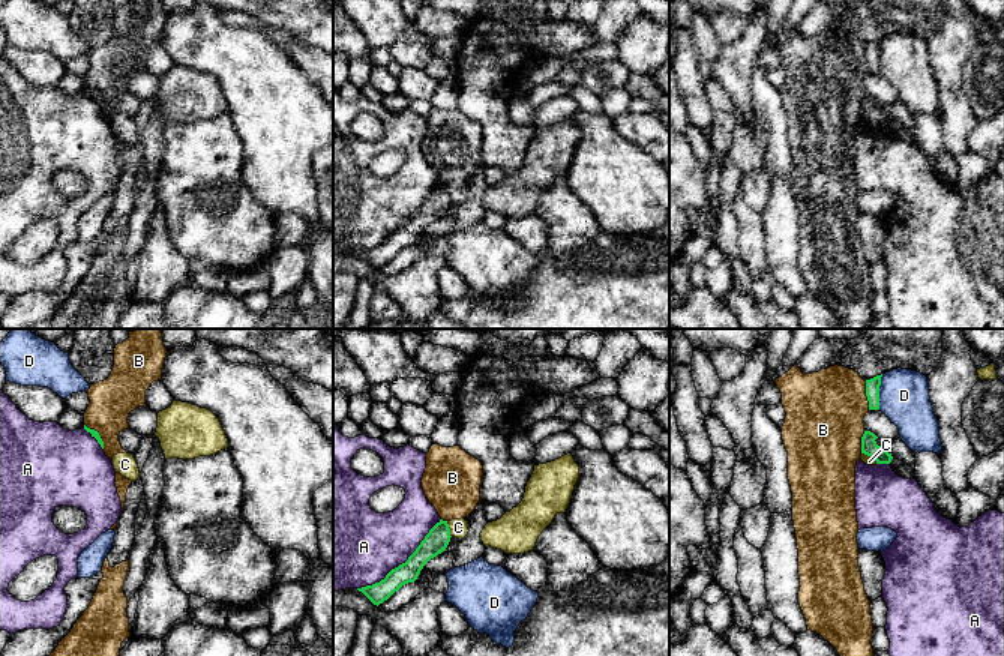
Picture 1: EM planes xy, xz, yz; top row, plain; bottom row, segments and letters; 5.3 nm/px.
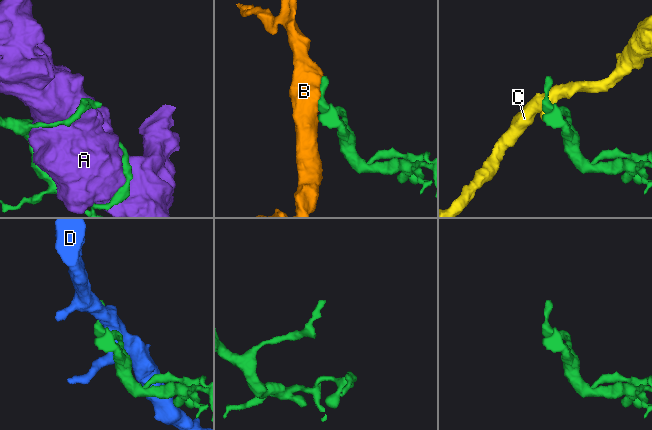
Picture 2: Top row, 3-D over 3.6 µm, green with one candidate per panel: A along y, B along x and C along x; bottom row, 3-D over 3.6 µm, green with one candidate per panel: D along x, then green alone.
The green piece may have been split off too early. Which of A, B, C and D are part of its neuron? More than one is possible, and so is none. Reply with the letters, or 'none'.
none

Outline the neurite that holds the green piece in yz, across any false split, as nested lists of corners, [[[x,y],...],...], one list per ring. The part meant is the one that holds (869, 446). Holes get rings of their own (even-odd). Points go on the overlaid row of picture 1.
[[[864,431],[861,437],[861,453],[873,458],[876,464],[890,464],[893,459],[891,453],[878,446],[875,441],[876,438],[873,432]]]

